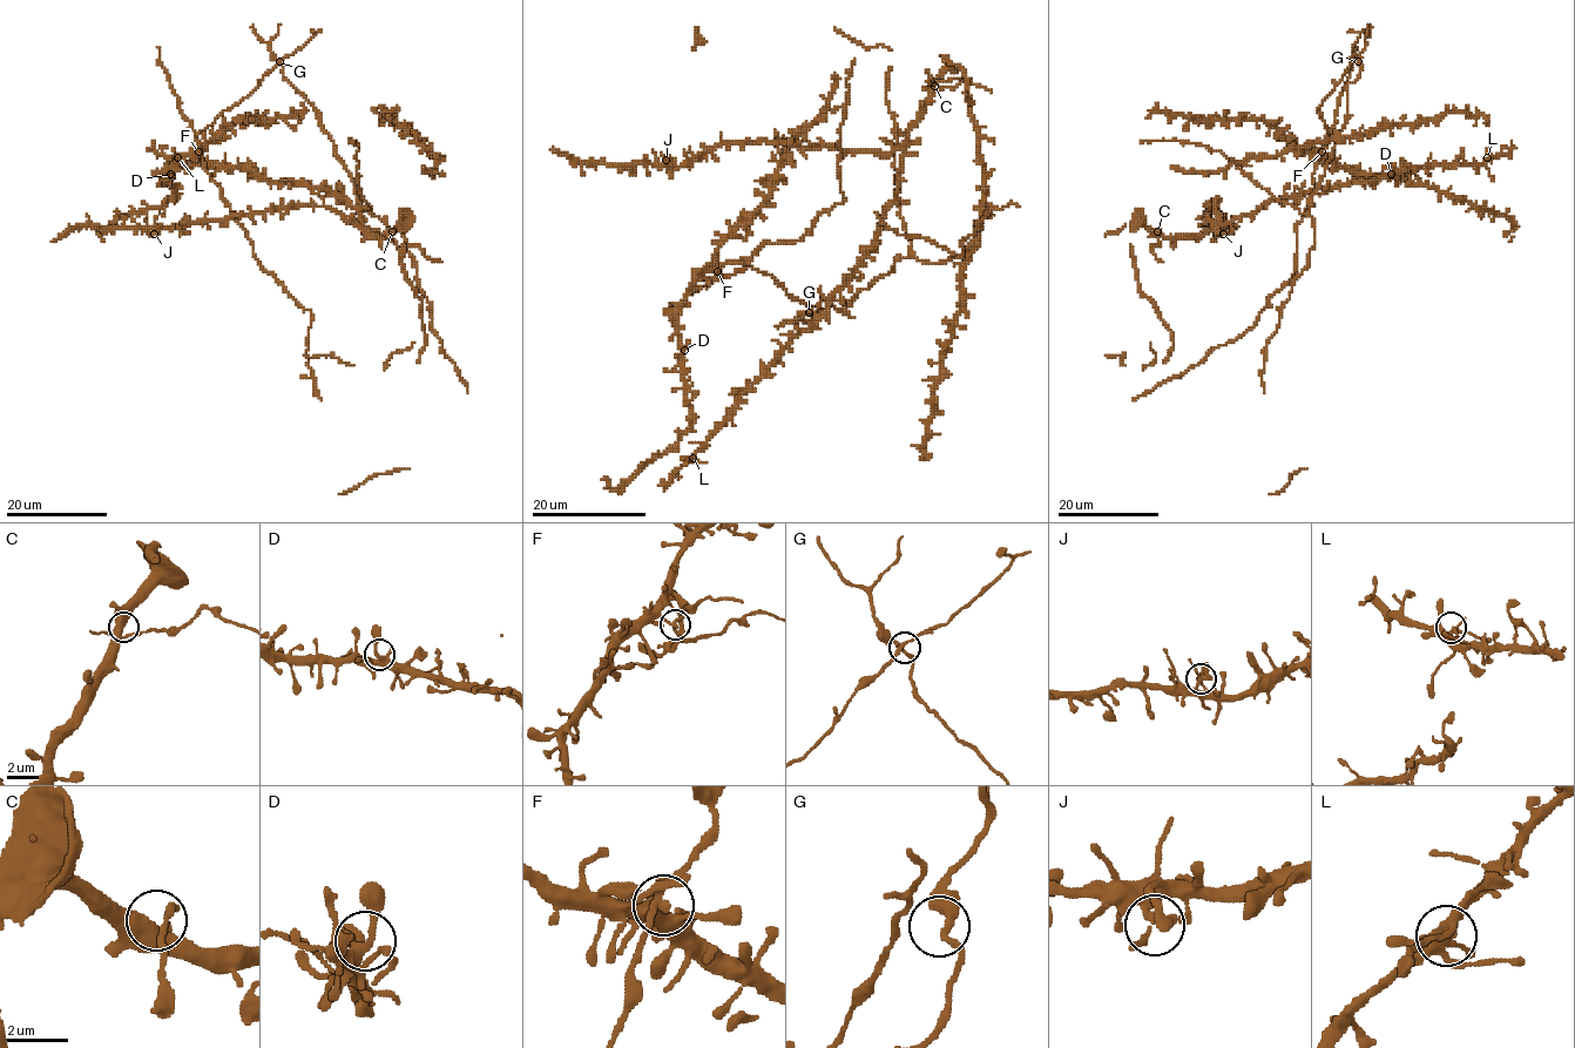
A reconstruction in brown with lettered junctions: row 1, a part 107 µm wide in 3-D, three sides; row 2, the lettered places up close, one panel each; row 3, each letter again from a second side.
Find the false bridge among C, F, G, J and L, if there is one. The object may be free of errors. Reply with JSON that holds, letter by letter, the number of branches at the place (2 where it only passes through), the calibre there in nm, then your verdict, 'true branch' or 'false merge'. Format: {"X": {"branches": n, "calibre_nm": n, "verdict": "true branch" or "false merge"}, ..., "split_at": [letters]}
{"C": {"branches": 4, "calibre_nm": 460, "verdict": "true branch"}, "F": {"branches": 4, "calibre_nm": 220, "verdict": "true branch"}, "G": {"branches": 3, "calibre_nm": 190, "verdict": "true branch"}, "J": {"branches": 4, "calibre_nm": 240, "verdict": "true branch"}, "L": {"branches": 4, "calibre_nm": 320, "verdict": "true branch"}, "split_at": []}

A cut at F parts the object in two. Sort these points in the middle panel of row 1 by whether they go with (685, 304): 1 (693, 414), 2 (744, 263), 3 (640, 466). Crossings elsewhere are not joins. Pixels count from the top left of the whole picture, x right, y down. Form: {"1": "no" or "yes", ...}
{"1": "yes", "2": "no", "3": "yes"}

